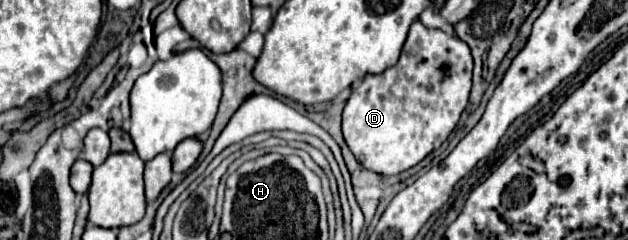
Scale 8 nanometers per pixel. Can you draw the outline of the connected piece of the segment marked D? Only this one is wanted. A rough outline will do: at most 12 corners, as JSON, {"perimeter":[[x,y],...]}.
{"perimeter":[[416,20],[368,74],[344,140],[382,176],[442,146],[468,104],[468,44]]}

